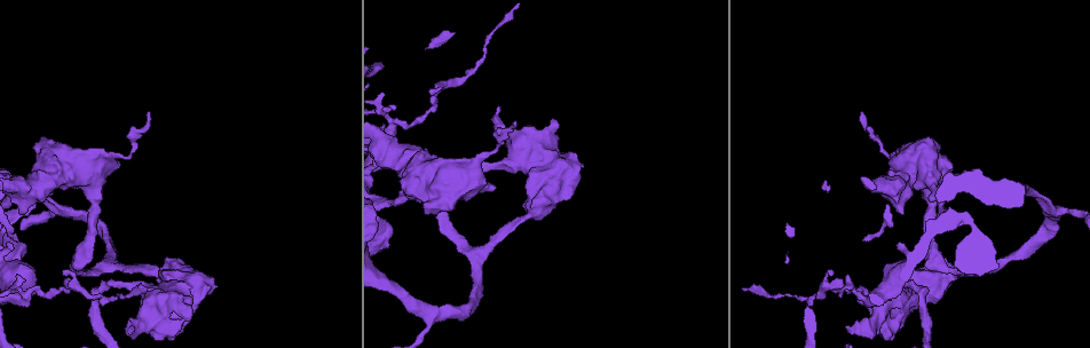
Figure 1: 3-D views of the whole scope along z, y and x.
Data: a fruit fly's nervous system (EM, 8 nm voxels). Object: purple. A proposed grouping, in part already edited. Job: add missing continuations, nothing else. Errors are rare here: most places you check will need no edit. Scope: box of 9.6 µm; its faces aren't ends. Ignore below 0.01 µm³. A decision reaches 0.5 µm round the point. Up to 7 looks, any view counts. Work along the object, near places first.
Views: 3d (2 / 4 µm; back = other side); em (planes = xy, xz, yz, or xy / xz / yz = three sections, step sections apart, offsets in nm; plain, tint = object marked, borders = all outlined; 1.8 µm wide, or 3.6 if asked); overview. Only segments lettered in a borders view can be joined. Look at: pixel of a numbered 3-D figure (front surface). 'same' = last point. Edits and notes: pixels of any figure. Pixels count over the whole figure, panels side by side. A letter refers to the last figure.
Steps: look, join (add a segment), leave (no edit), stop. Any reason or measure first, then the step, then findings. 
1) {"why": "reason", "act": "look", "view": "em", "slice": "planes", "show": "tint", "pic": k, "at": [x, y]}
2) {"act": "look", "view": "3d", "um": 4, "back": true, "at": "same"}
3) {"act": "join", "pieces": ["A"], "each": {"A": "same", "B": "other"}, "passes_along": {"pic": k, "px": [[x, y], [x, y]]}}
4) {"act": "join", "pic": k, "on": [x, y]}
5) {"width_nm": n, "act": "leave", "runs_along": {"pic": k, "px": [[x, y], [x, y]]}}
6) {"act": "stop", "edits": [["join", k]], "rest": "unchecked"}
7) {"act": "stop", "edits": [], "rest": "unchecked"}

{"act": "look", "view": "3d", "um": 4, "pic": 1, "at": [876, 294]}

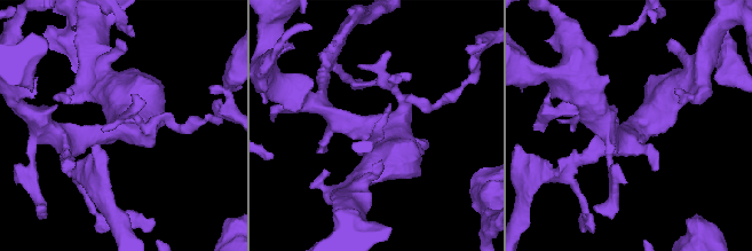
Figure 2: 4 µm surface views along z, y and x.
{"why": "now the EM", "act": "look", "view": "em", "slice": "planes", "show": "borders", "pic": 2, "at": [388, 132]}

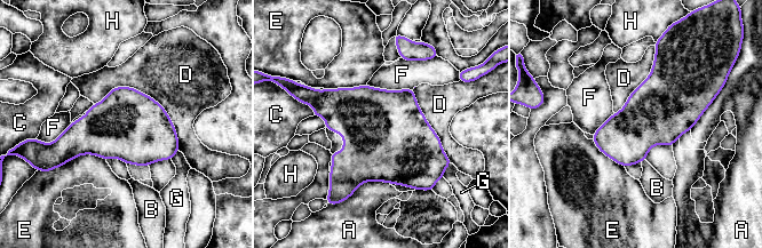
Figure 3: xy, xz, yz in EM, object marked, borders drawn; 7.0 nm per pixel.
{"act": "leave", "each": {"A": "other", "B": "other", "C": "other", "D": "other", "E": "other", "F": "other", "G": "other", "H": "other"}, "border": {"pic": 3, "px": [[94, 103], [149, 95], [179, 150]]}, "found": "none of them fits"}

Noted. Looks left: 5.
{"act": "look", "view": "3d", "um": 2, "pic": 1, "at": [437, 88]}

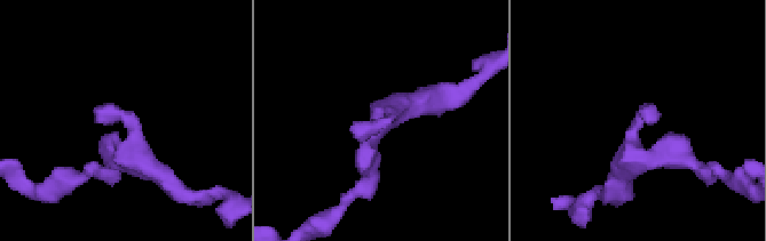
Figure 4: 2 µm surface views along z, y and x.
{"act": "look", "view": "em", "slice": "planes", "show": "borders", "pic": 4, "at": [385, 119]}

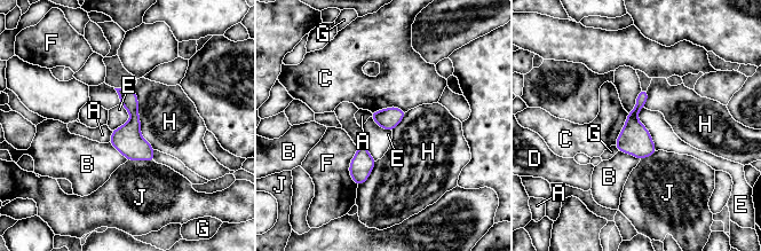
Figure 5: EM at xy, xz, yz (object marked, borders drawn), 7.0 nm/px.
{"longest_contact_nm": ["H", 460], "act": "leave", "each": {"A": "other", "B": "other", "C": "other", "D": "other", "E": "other", "F": "other", "G": "other", "H": "other", "J": "other"}, "runs_along": {"pic": 5, "px": [[120, 92], [134, 112], [134, 141], [151, 158]]}, "found": "no lettered segment goes on from it"}

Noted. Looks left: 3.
{"why": "calibre changes", "act": "look", "view": "em", "um": 3.6, "slice": "xz", "step": 16, "show": "tint", "pic": 1, "at": [106, 155]}

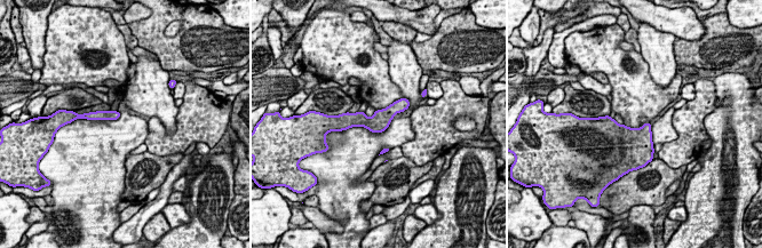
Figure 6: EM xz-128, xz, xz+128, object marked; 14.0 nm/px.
{"why": "cut it another way", "act": "look", "view": "em", "um": 3.6, "slice": "planes", "show": "tint", "at": "same"}

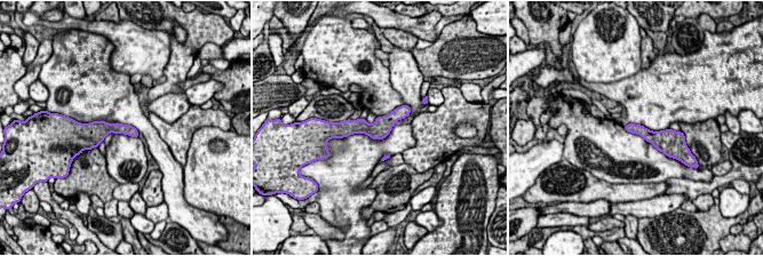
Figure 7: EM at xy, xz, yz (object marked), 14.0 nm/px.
{"act": "look", "view": "em", "um": 3.6, "slice": "planes", "show": "borders", "at": "same"}

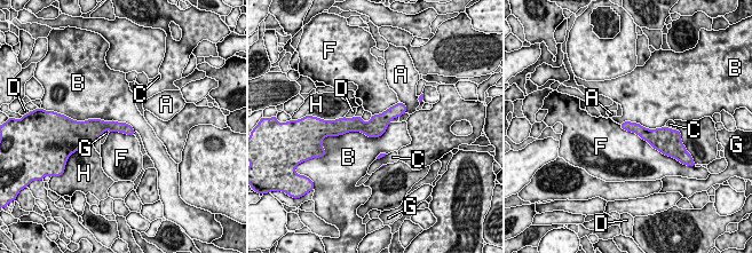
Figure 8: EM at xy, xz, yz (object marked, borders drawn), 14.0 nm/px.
{"width_nm": 140, "act": "leave", "each": {"A": "other", "B": "other", "C": "other", "D": "other", "F": "other", "G": "other", "H": "other"}, "runs_along": {"pic": 8, "px": [[403, 109], [377, 125], [342, 125]]}, "found": "no lettered segment goes on from it"}

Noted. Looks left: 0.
{"act": "stop", "edits": [], "rest": "unchecked"}

